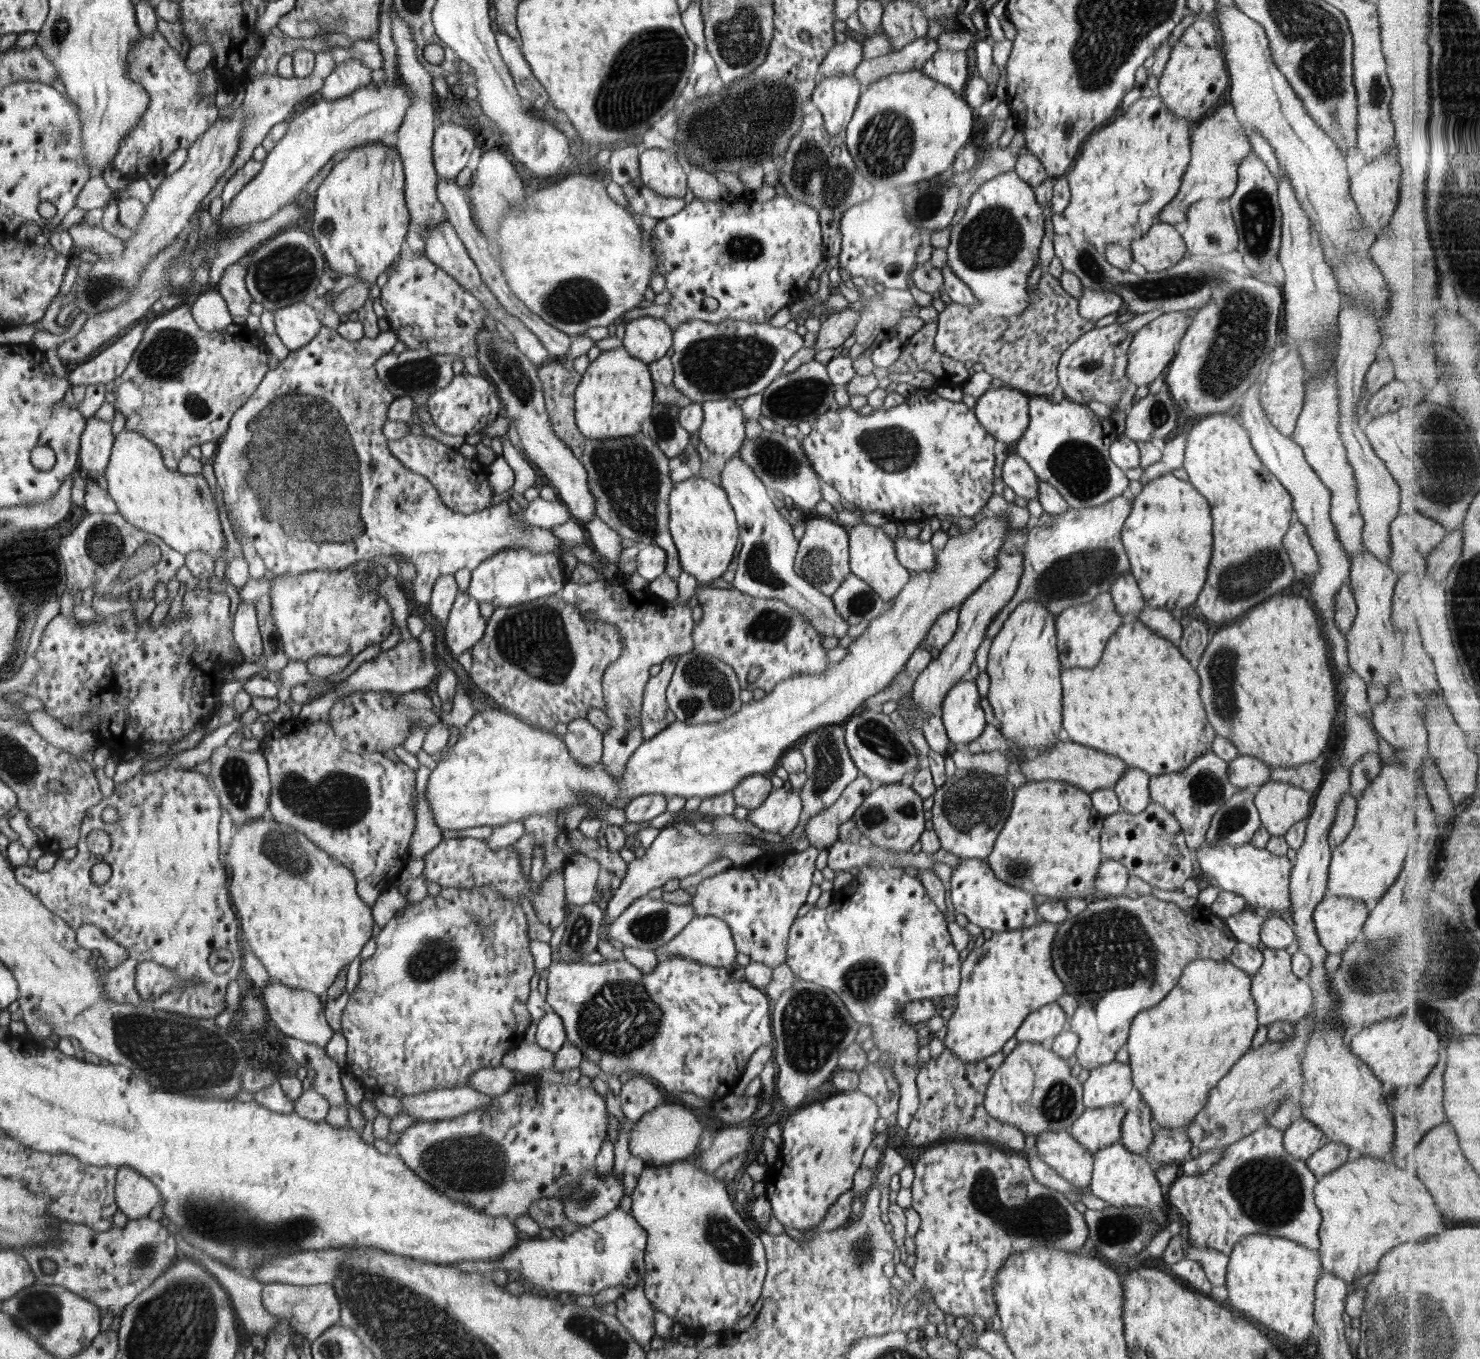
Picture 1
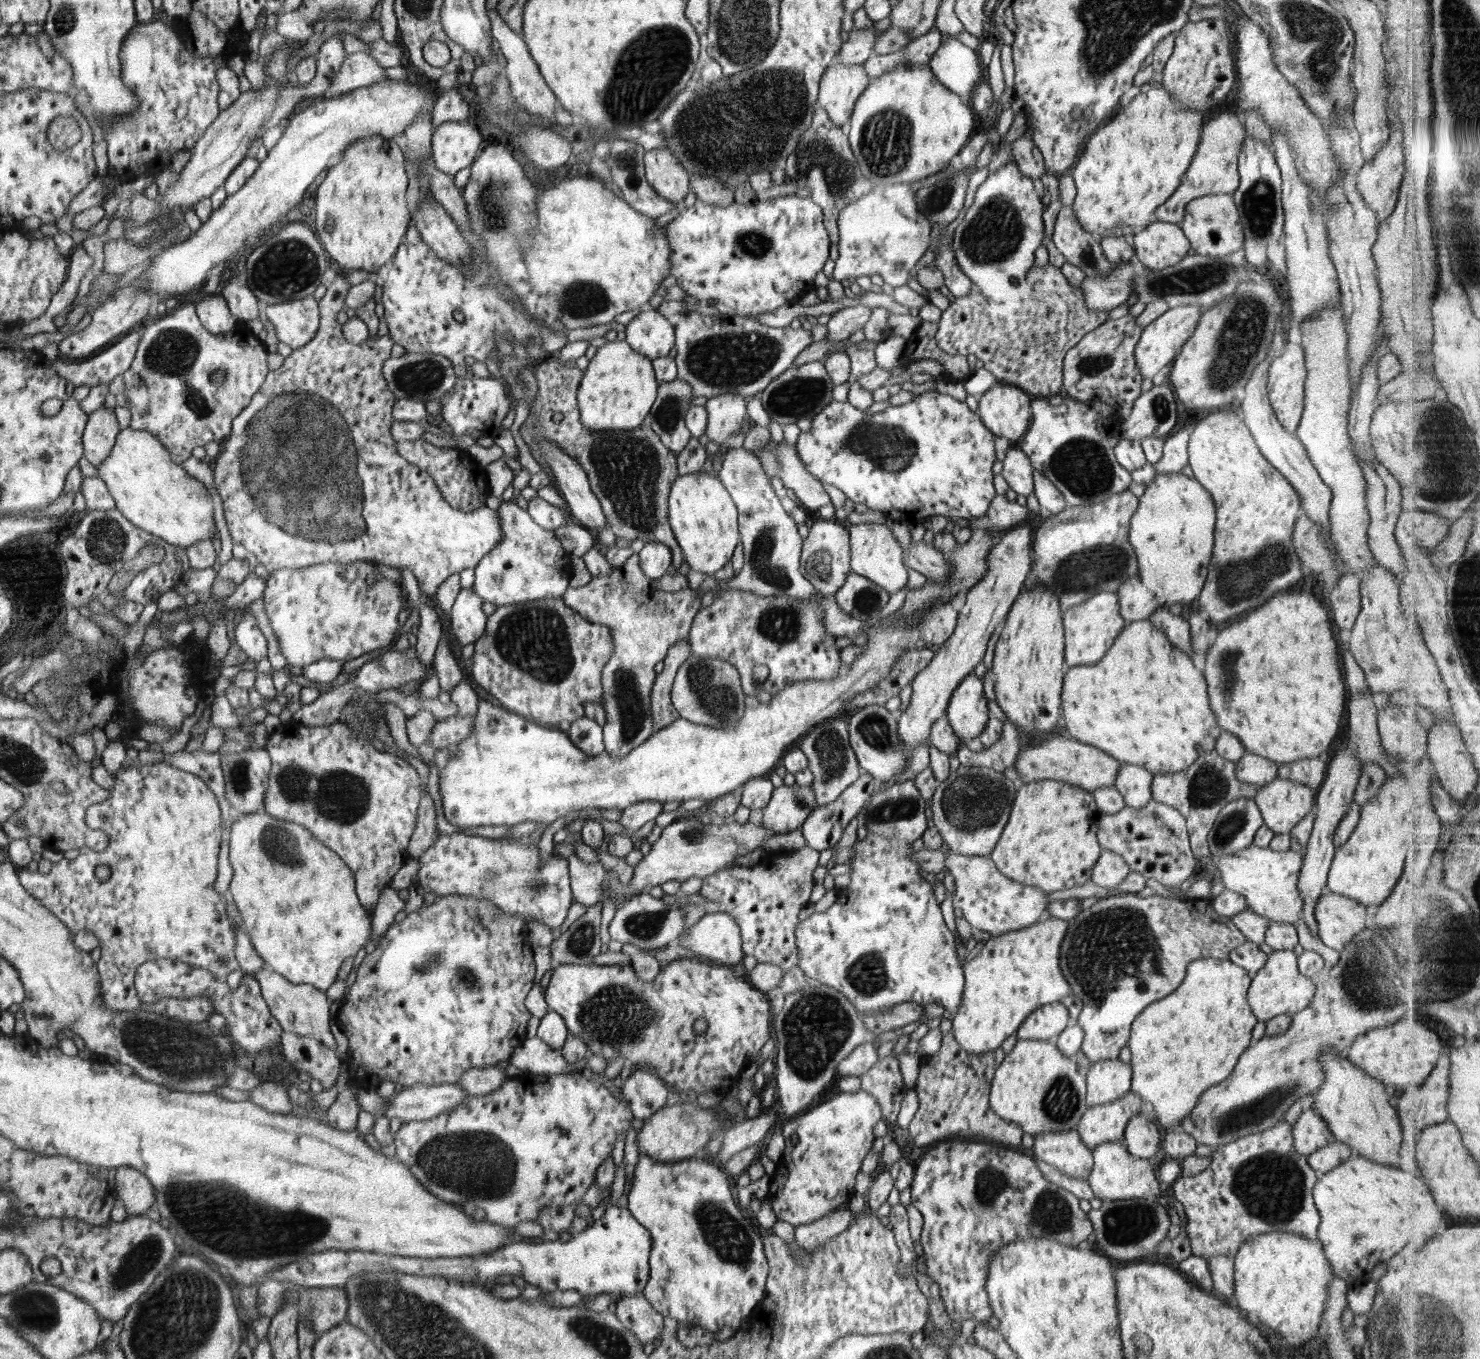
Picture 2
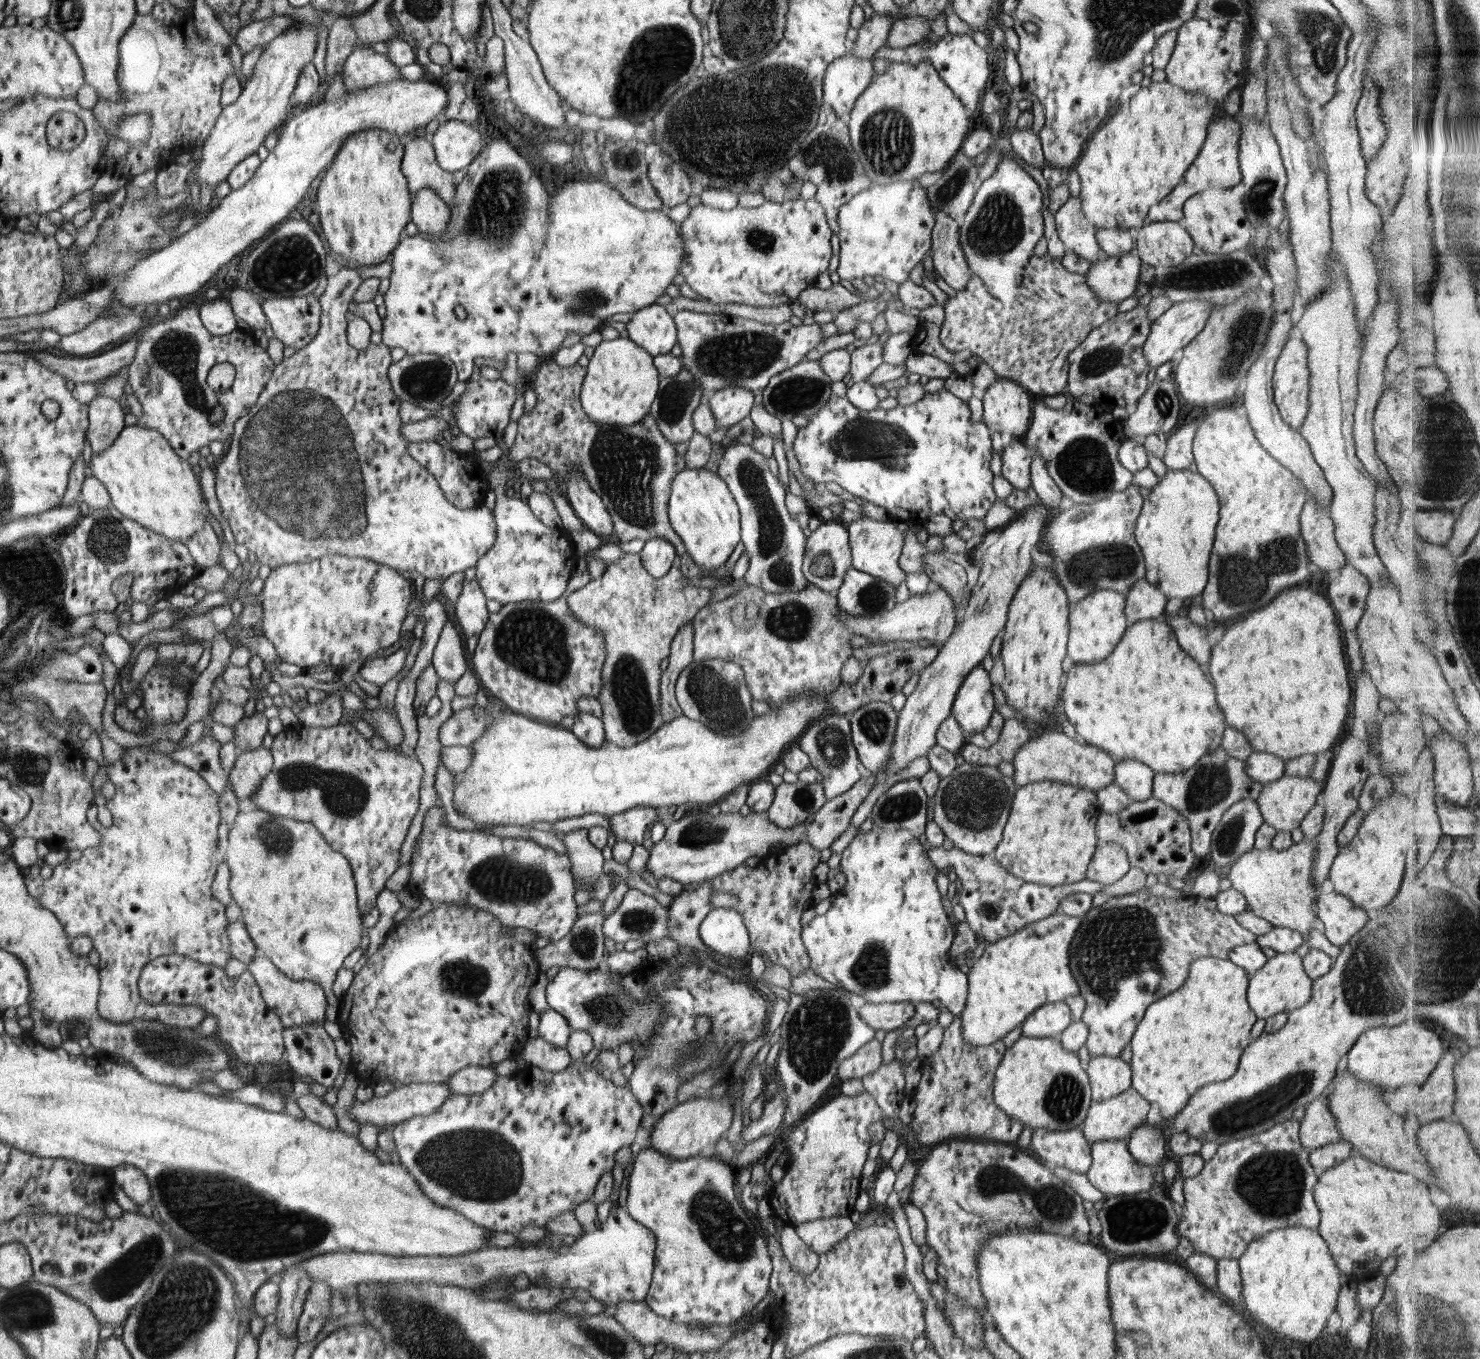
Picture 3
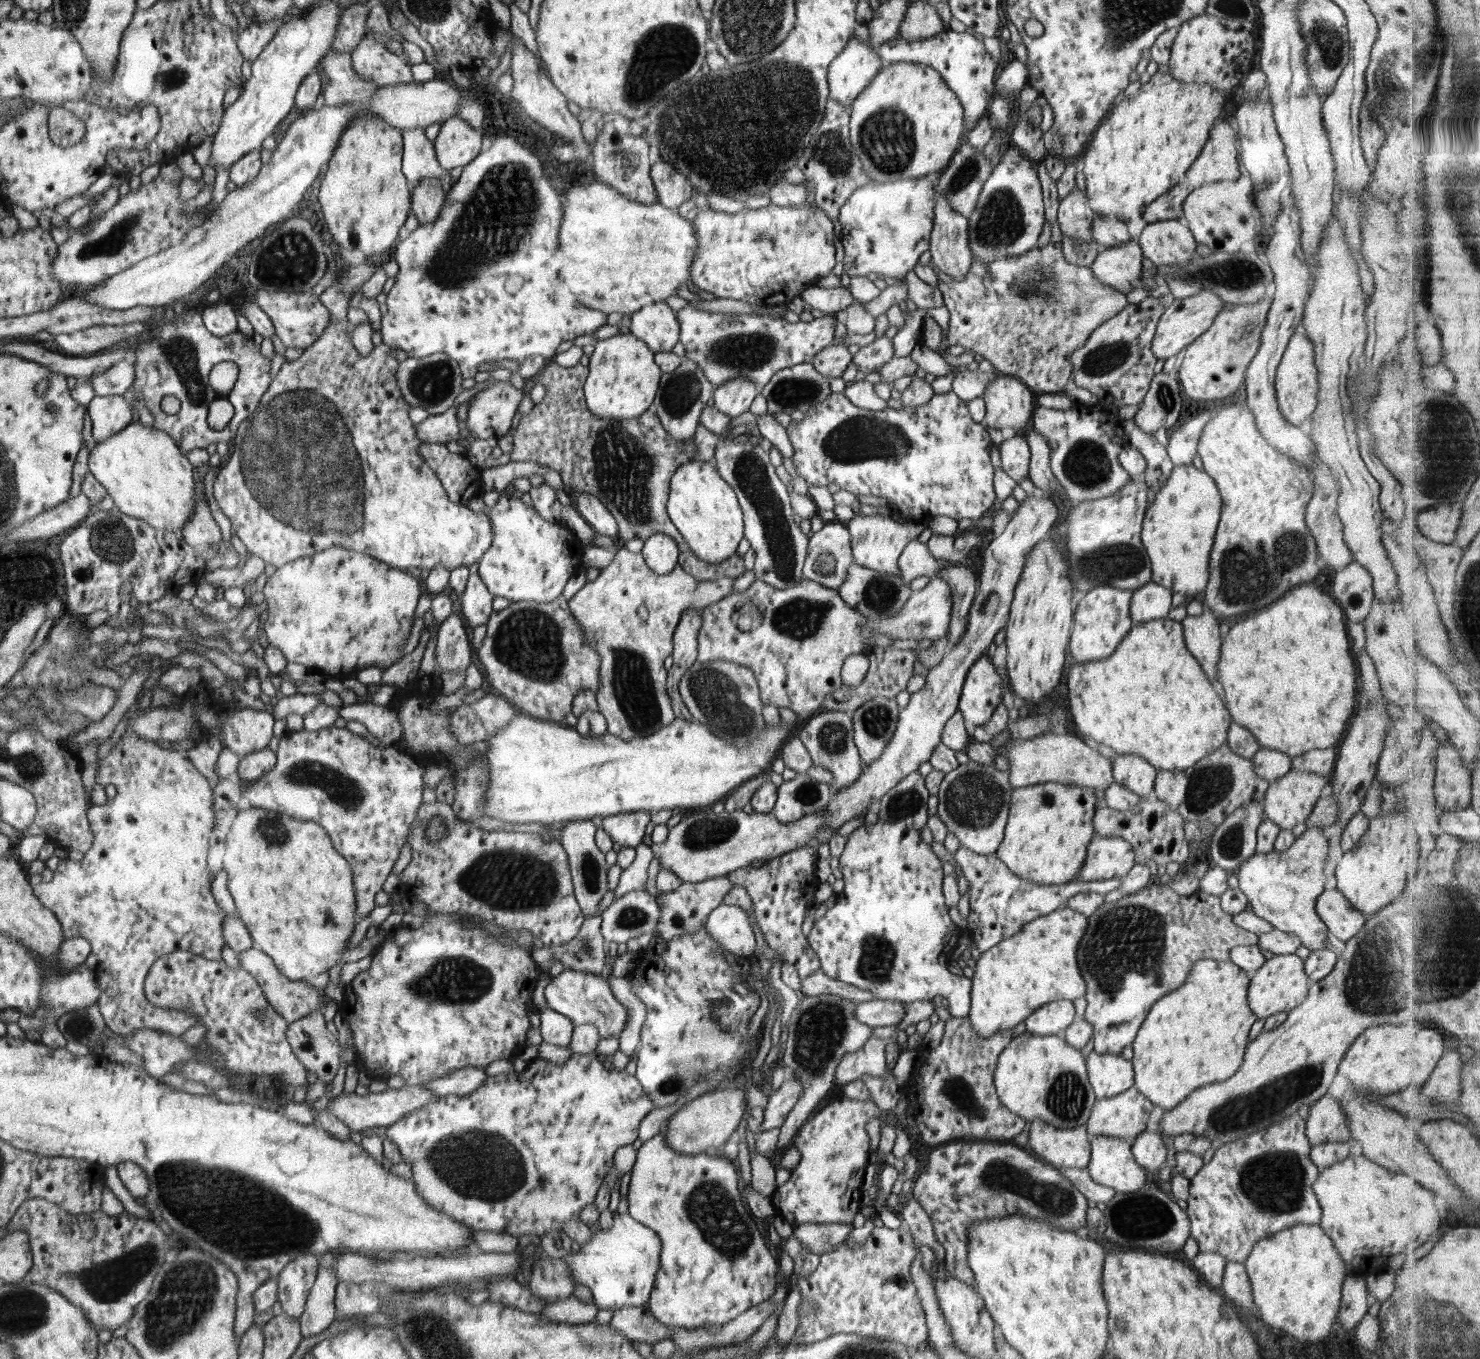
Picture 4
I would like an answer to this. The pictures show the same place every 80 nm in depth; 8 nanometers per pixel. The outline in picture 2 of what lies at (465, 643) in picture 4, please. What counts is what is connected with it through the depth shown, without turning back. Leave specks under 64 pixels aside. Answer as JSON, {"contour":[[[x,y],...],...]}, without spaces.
{"contour":[[[443,634],[441,637],[431,666],[432,670],[438,675],[442,691],[451,692],[462,680],[462,670],[458,665],[458,658],[456,658],[456,652],[454,652],[454,645],[450,642],[448,634]]]}

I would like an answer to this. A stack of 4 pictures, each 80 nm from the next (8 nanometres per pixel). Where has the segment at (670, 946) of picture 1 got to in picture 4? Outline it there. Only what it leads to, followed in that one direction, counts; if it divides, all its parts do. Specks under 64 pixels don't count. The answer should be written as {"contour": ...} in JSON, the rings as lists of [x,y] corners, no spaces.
{"contour":[[[739,905],[718,906],[707,916],[704,926],[728,952],[738,957],[748,958],[756,948],[750,919]]]}

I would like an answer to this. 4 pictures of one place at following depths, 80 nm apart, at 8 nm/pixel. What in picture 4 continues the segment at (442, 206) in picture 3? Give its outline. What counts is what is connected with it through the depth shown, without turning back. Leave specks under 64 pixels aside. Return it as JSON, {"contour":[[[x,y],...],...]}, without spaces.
{"contour":[[[422,179],[416,186],[412,199],[412,212],[419,224],[434,222],[440,214],[445,192],[438,179]]]}

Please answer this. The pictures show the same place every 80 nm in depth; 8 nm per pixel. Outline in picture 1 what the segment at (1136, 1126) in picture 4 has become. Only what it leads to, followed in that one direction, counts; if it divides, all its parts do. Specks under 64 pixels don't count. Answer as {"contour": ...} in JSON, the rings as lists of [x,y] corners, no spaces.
{"contour":[[[1116,1106],[1085,1109],[1069,1129],[1070,1134],[1091,1153],[1120,1141],[1121,1126],[1128,1109]]]}

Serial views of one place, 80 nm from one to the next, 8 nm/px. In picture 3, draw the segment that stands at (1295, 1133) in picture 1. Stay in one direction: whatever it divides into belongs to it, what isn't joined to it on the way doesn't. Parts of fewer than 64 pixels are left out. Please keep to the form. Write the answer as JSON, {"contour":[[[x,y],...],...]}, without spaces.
{"contour":[[[1337,1079],[1330,1081],[1326,1090],[1313,1100],[1305,1110],[1304,1118],[1300,1120],[1300,1142],[1309,1151],[1342,1140],[1336,1117],[1328,1110],[1330,1095],[1338,1084]]]}

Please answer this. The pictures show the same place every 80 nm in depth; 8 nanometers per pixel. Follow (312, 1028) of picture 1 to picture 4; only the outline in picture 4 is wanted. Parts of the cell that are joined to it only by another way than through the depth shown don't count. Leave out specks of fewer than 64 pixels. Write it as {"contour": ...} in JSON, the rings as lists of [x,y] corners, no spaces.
{"contour":[[[255,946],[250,947],[248,950],[239,954],[240,966],[246,969],[252,976],[256,977],[256,980],[262,985],[264,992],[267,995],[267,999],[271,1005],[275,1008],[275,1011],[280,1016],[284,1017],[289,1024],[294,1021],[300,1020],[303,1016],[306,1016],[309,1012],[320,1011],[324,1008],[324,1002],[322,995],[318,989],[315,989],[307,983],[306,979],[302,981],[290,980],[287,976],[284,976],[278,968],[274,965],[274,962],[270,956],[267,956],[265,952],[256,948]]]}

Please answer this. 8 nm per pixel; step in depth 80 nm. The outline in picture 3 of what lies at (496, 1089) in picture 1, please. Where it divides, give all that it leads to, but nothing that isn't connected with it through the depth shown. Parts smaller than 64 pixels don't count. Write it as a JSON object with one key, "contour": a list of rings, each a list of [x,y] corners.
{"contour":[[[470,1065],[452,1075],[446,1085],[456,1095],[475,1095],[489,1089],[496,1078],[498,1074],[494,1067]]]}

